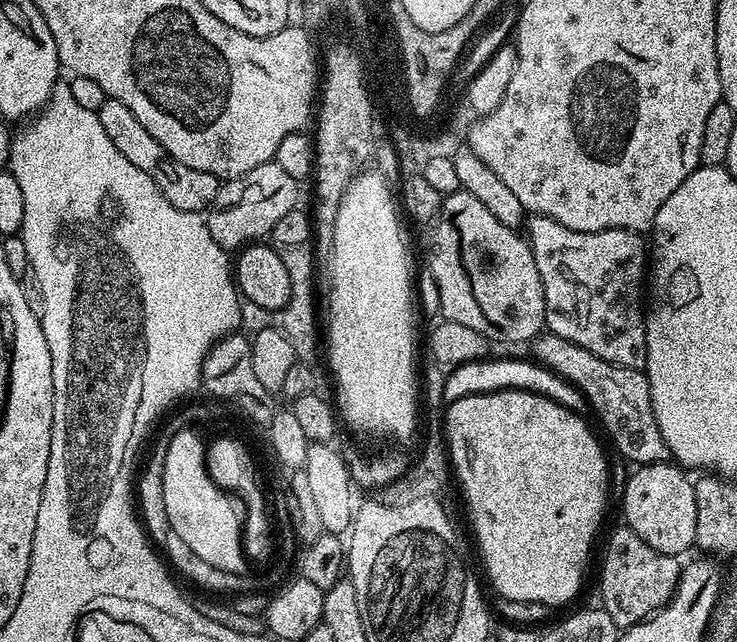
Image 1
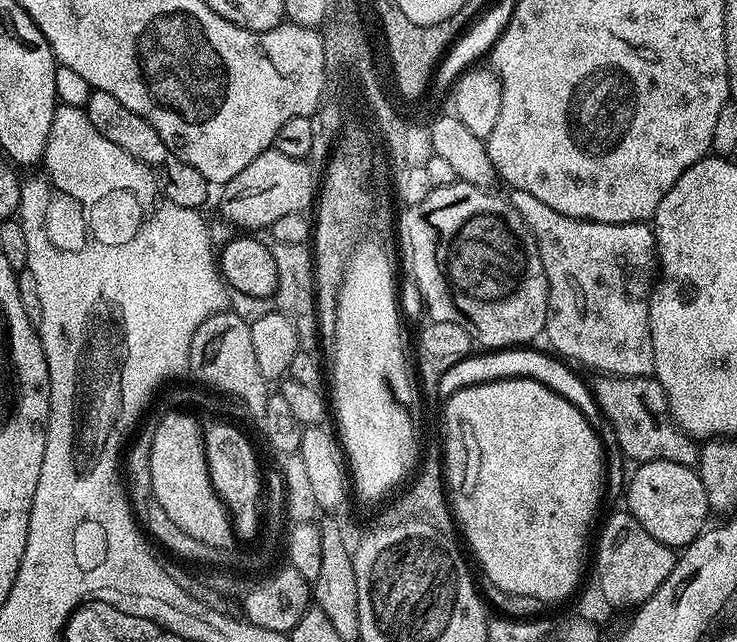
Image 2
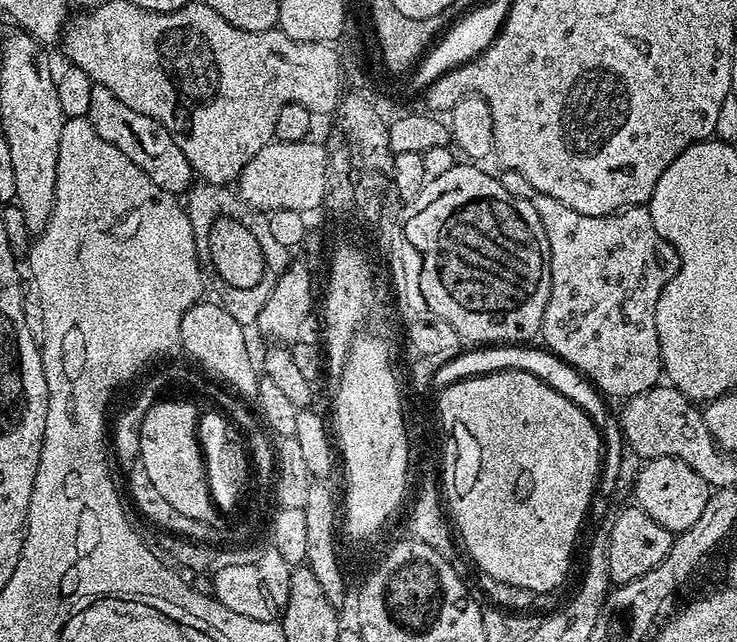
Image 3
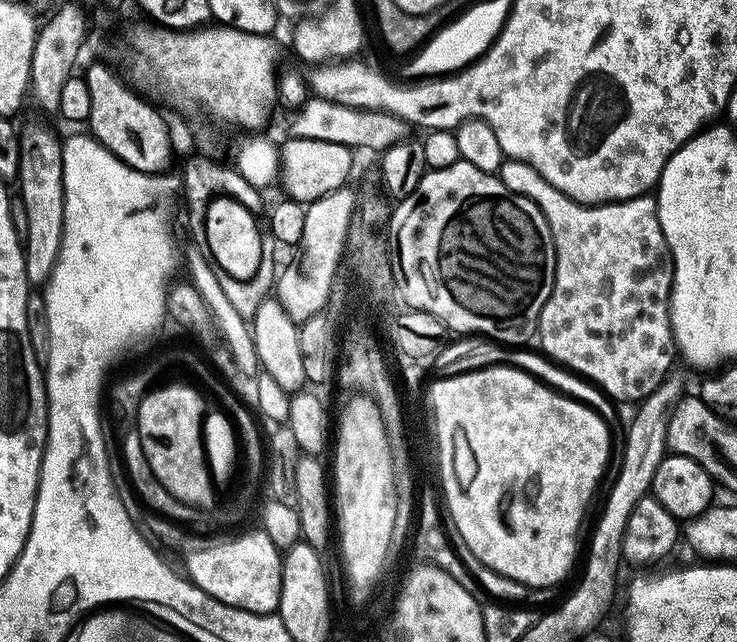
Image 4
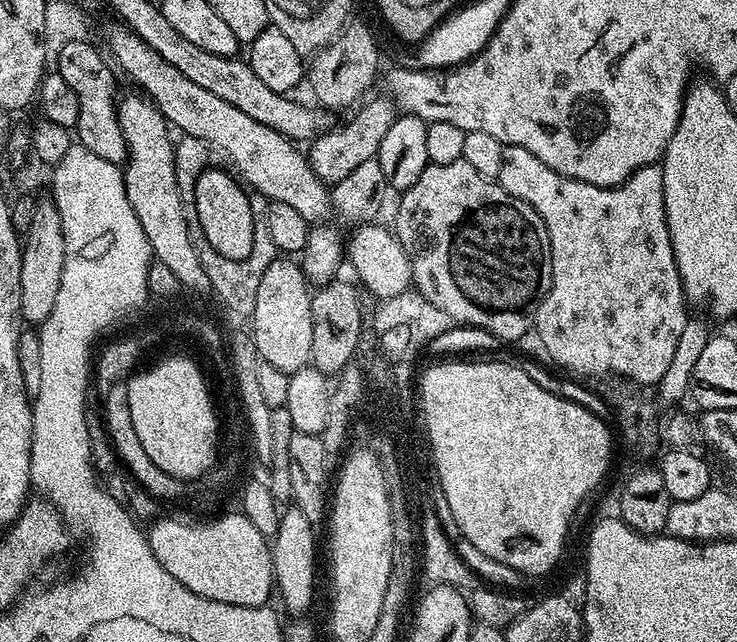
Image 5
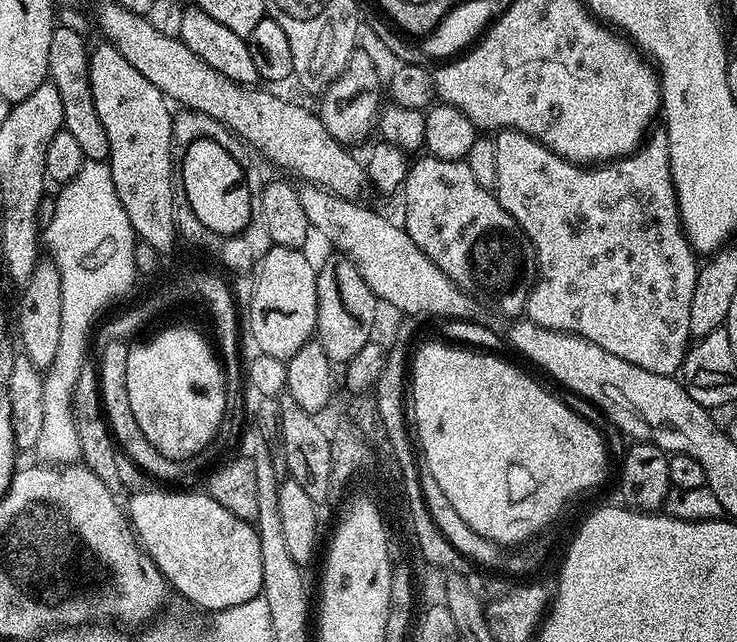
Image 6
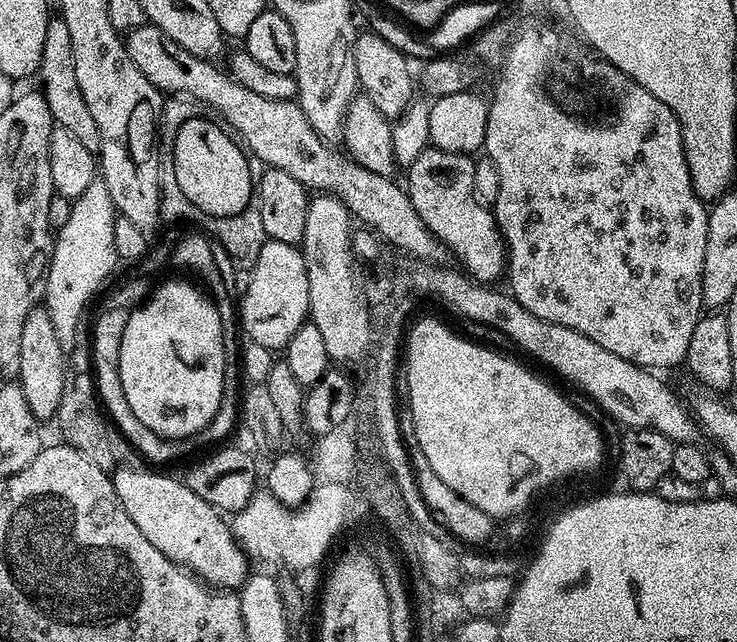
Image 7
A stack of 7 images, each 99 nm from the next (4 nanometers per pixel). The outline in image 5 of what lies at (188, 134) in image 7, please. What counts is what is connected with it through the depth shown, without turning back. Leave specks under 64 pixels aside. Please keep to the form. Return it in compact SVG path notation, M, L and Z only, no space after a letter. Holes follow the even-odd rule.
M216 167L205 168L196 179L194 220L202 226L202 234L206 234L206 242L210 242L210 246L214 246L214 250L218 250L222 258L244 260L250 255L254 246L252 202L249 193L241 187L231 171L223 172Z

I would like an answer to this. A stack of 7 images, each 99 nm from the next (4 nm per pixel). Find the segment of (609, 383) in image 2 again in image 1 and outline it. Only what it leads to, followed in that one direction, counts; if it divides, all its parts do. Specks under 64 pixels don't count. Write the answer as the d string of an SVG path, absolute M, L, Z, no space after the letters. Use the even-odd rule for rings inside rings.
M550 331L537 336L534 347L535 359L543 367L568 381L587 398L589 409L594 416L596 412L597 418L604 423L613 446L625 456L625 461L633 460L633 465L643 466L672 460L672 452L666 446L666 438L662 438L662 430L658 430L658 422L654 418L647 375L641 369L606 362L598 358L598 354L590 354L590 350L582 350L582 346L566 342L566 338L558 338Z

